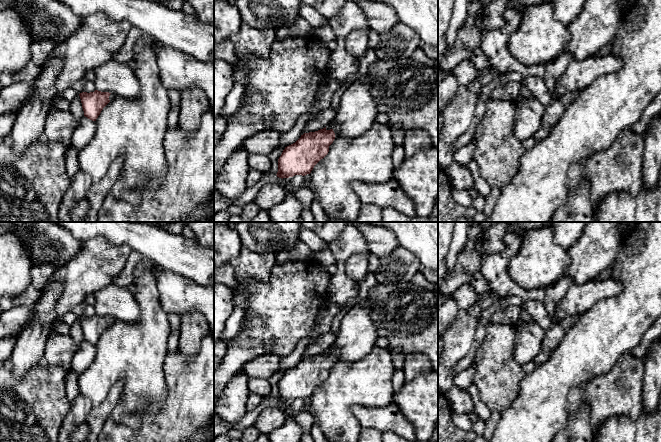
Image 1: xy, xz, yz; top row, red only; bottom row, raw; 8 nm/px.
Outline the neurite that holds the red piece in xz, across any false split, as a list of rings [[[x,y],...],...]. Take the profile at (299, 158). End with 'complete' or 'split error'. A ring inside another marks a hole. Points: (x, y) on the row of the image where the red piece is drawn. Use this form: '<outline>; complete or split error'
[[[326,127],[304,133],[295,143],[283,150],[278,159],[277,177],[283,179],[310,174],[314,166],[328,154],[334,139],[333,129],[327,130]]]; complete

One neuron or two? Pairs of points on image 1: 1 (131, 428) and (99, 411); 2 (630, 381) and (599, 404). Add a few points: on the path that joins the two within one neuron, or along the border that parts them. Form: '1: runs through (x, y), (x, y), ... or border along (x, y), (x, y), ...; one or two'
1: border along (120, 398), (100, 431); two
2: runs through (622, 384), (607, 396); one

